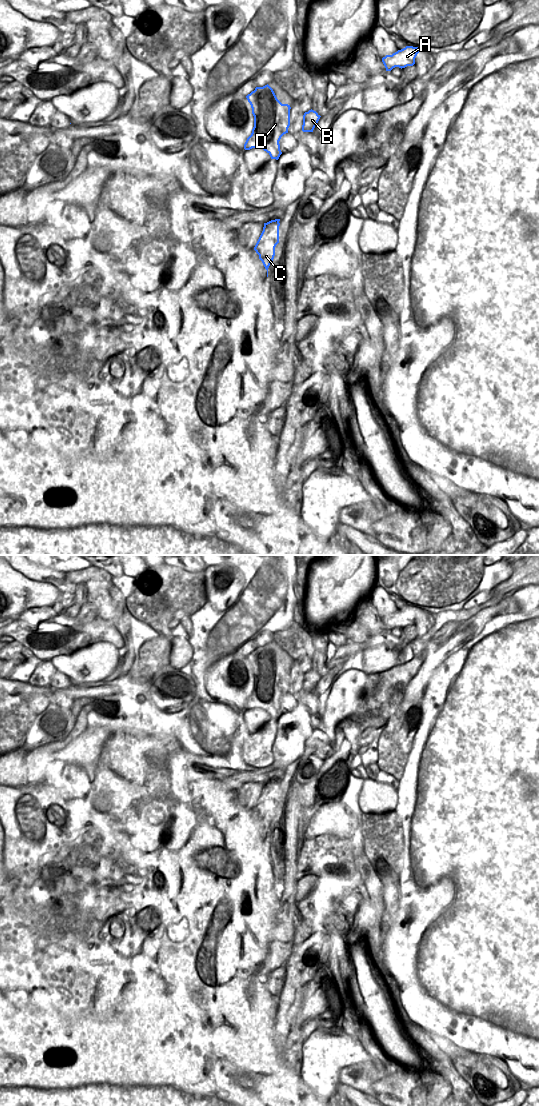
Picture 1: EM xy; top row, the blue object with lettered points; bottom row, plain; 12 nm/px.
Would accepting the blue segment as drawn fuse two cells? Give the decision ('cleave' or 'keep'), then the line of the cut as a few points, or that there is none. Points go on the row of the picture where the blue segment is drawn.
cleave; cut xy (306, 112), (306, 126), (312, 131)

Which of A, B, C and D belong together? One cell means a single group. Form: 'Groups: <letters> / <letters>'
Groups: A D / B C

